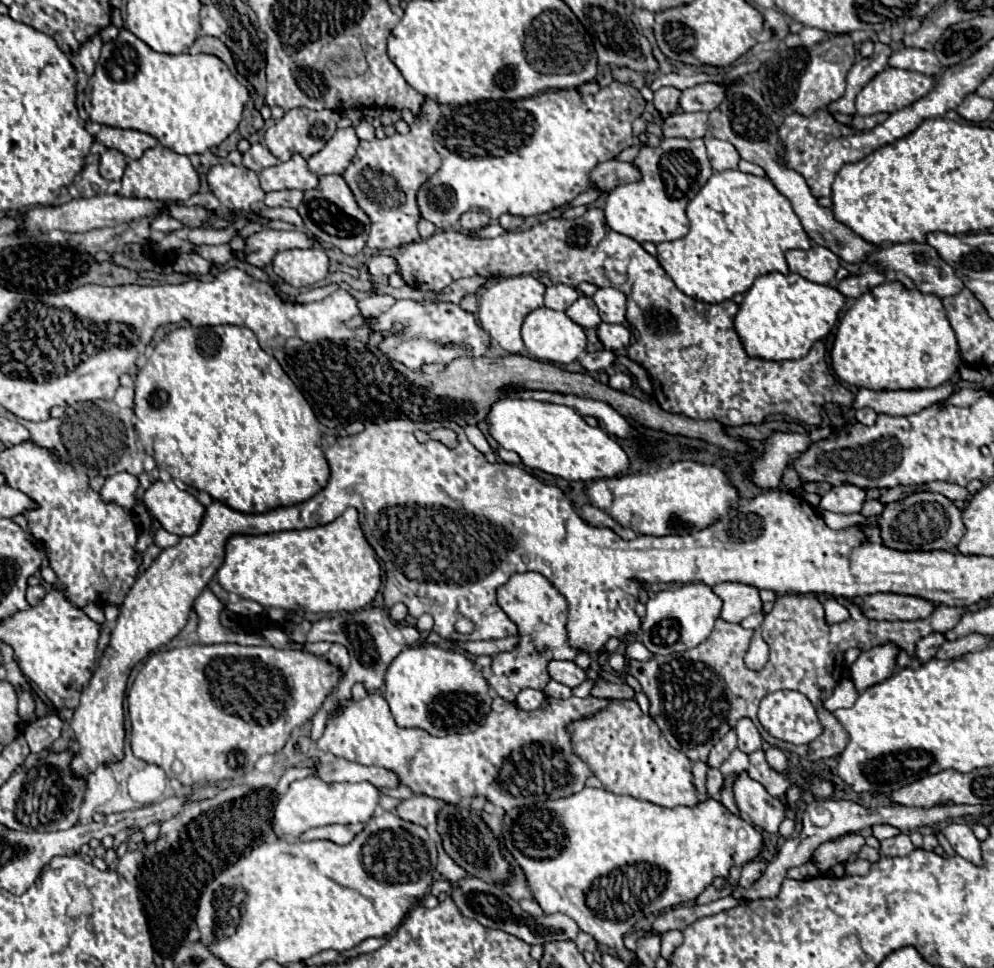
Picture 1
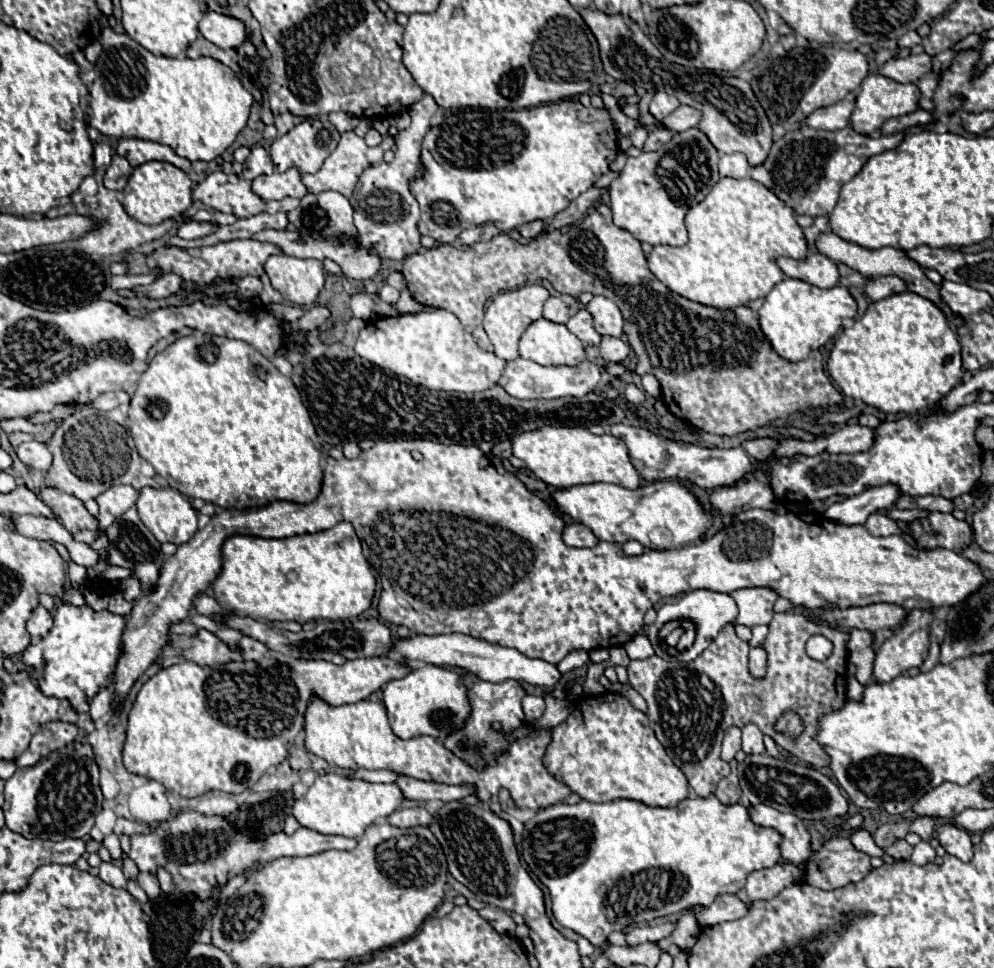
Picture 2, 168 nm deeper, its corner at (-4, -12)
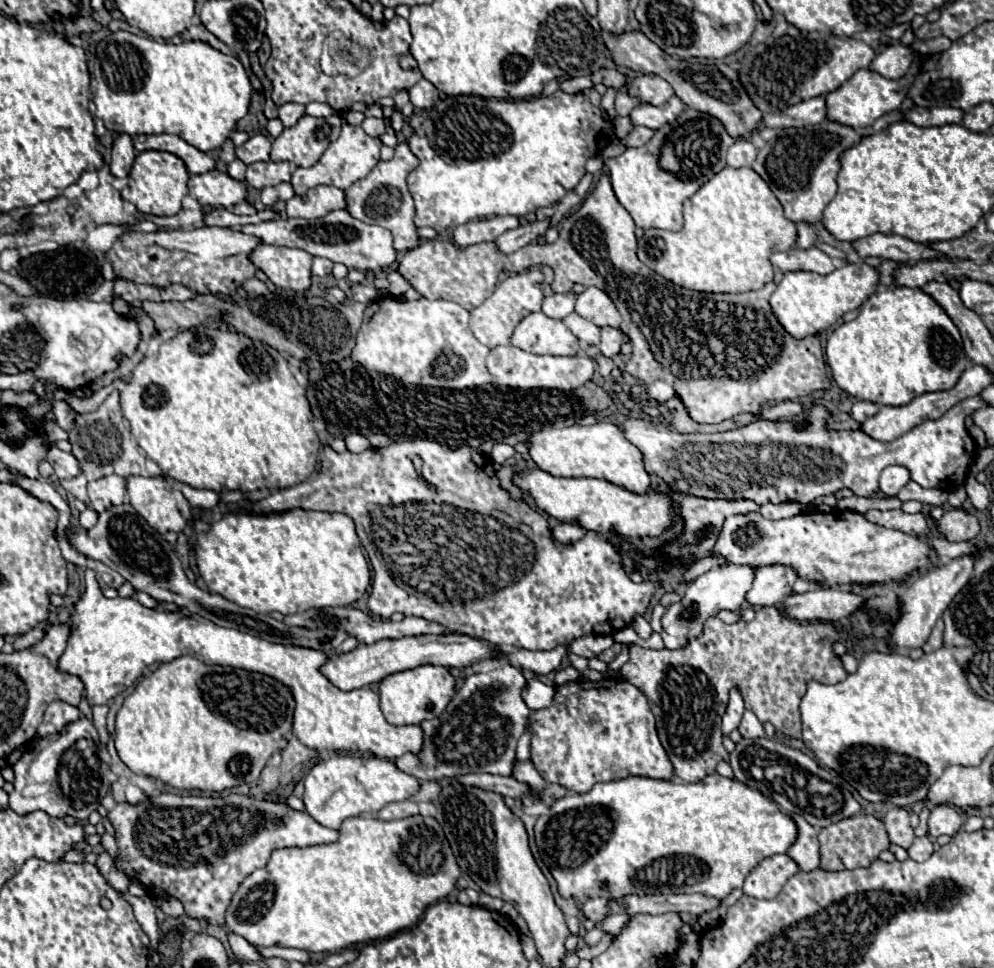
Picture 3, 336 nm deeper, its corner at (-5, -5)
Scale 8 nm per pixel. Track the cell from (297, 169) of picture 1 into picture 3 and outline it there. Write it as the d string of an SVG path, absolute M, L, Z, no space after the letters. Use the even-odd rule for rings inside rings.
M268 161L268 163L254 163L248 165L246 171L246 183L250 187L262 189L262 187L276 187L280 183L288 183L292 179L292 169L294 165L288 161Z

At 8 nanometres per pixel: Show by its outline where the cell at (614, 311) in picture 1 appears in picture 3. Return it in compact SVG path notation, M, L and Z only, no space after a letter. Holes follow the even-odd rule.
M588 287L576 301L576 313L598 327L620 327L620 313L612 299L598 287Z

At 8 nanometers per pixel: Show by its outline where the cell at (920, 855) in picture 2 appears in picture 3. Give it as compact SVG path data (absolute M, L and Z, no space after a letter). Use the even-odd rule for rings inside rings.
M916 837L914 843L908 849L908 855L914 861L924 861L924 859L928 859L932 855L932 851L934 851L934 845L932 845L930 837Z

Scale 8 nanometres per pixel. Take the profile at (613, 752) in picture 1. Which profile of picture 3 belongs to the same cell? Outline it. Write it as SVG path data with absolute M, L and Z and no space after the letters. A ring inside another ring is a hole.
M606 677L602 681L582 679L578 683L556 687L554 703L548 709L540 709L532 713L530 729L534 733L532 751L530 751L532 763L548 783L564 785L568 791L588 793L596 783L618 781L630 775L674 781L674 769L658 739L648 701L644 693L634 685L630 685L628 681Z

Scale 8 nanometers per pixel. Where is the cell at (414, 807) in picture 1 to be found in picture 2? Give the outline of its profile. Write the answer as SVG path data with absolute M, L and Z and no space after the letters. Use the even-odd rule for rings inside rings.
M417 806L417 808L399 808L395 810L391 816L387 816L387 822L391 826L399 826L399 828L411 828L411 826L429 826L433 820L433 816Z

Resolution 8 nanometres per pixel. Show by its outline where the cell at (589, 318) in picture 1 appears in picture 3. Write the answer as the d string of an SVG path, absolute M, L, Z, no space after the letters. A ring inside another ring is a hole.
M570 313L568 317L564 317L564 323L580 341L590 343L590 345L600 343L600 327L596 327L590 321L582 319L578 313Z

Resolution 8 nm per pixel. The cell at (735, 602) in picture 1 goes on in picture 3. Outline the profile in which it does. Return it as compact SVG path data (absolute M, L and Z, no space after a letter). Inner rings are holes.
M786 565L760 567L756 569L752 589L746 593L746 601L752 607L780 605L784 597L792 591L792 585L796 579L798 579L796 571Z

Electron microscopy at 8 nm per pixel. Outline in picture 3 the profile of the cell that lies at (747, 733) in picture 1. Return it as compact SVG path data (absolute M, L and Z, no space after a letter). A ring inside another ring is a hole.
M746 711L746 713L744 713L738 731L740 731L740 735L742 735L744 739L758 739L758 737L764 737L762 723L758 721L758 717L756 717L752 711Z

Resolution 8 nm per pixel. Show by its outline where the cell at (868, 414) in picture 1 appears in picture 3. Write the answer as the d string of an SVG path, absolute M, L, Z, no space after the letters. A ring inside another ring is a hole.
M856 401L854 407L852 407L852 417L858 421L858 423L864 423L868 417L872 417L874 413L878 411L878 405L870 403L870 401Z

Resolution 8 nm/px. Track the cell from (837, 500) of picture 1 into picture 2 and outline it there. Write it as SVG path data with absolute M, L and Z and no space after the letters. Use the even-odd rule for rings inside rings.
M883 484L877 488L869 488L859 496L847 498L845 502L829 506L825 510L825 516L839 524L865 524L869 514L877 510L889 510L899 496L901 492L895 484Z

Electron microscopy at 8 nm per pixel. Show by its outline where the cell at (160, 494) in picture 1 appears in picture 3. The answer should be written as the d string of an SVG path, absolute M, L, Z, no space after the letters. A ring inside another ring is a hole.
M130 477L126 483L128 483L126 489L128 489L128 497L130 497L132 507L158 533L168 533L168 531L180 533L190 523L192 507L188 503L188 499L182 495L180 489L174 489L164 477Z

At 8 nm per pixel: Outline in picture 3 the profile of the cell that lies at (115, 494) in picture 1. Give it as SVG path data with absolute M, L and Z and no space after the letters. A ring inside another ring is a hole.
M108 475L102 479L90 481L88 495L90 495L92 507L98 513L104 513L106 509L114 505L122 505L126 501L126 481L116 475Z

